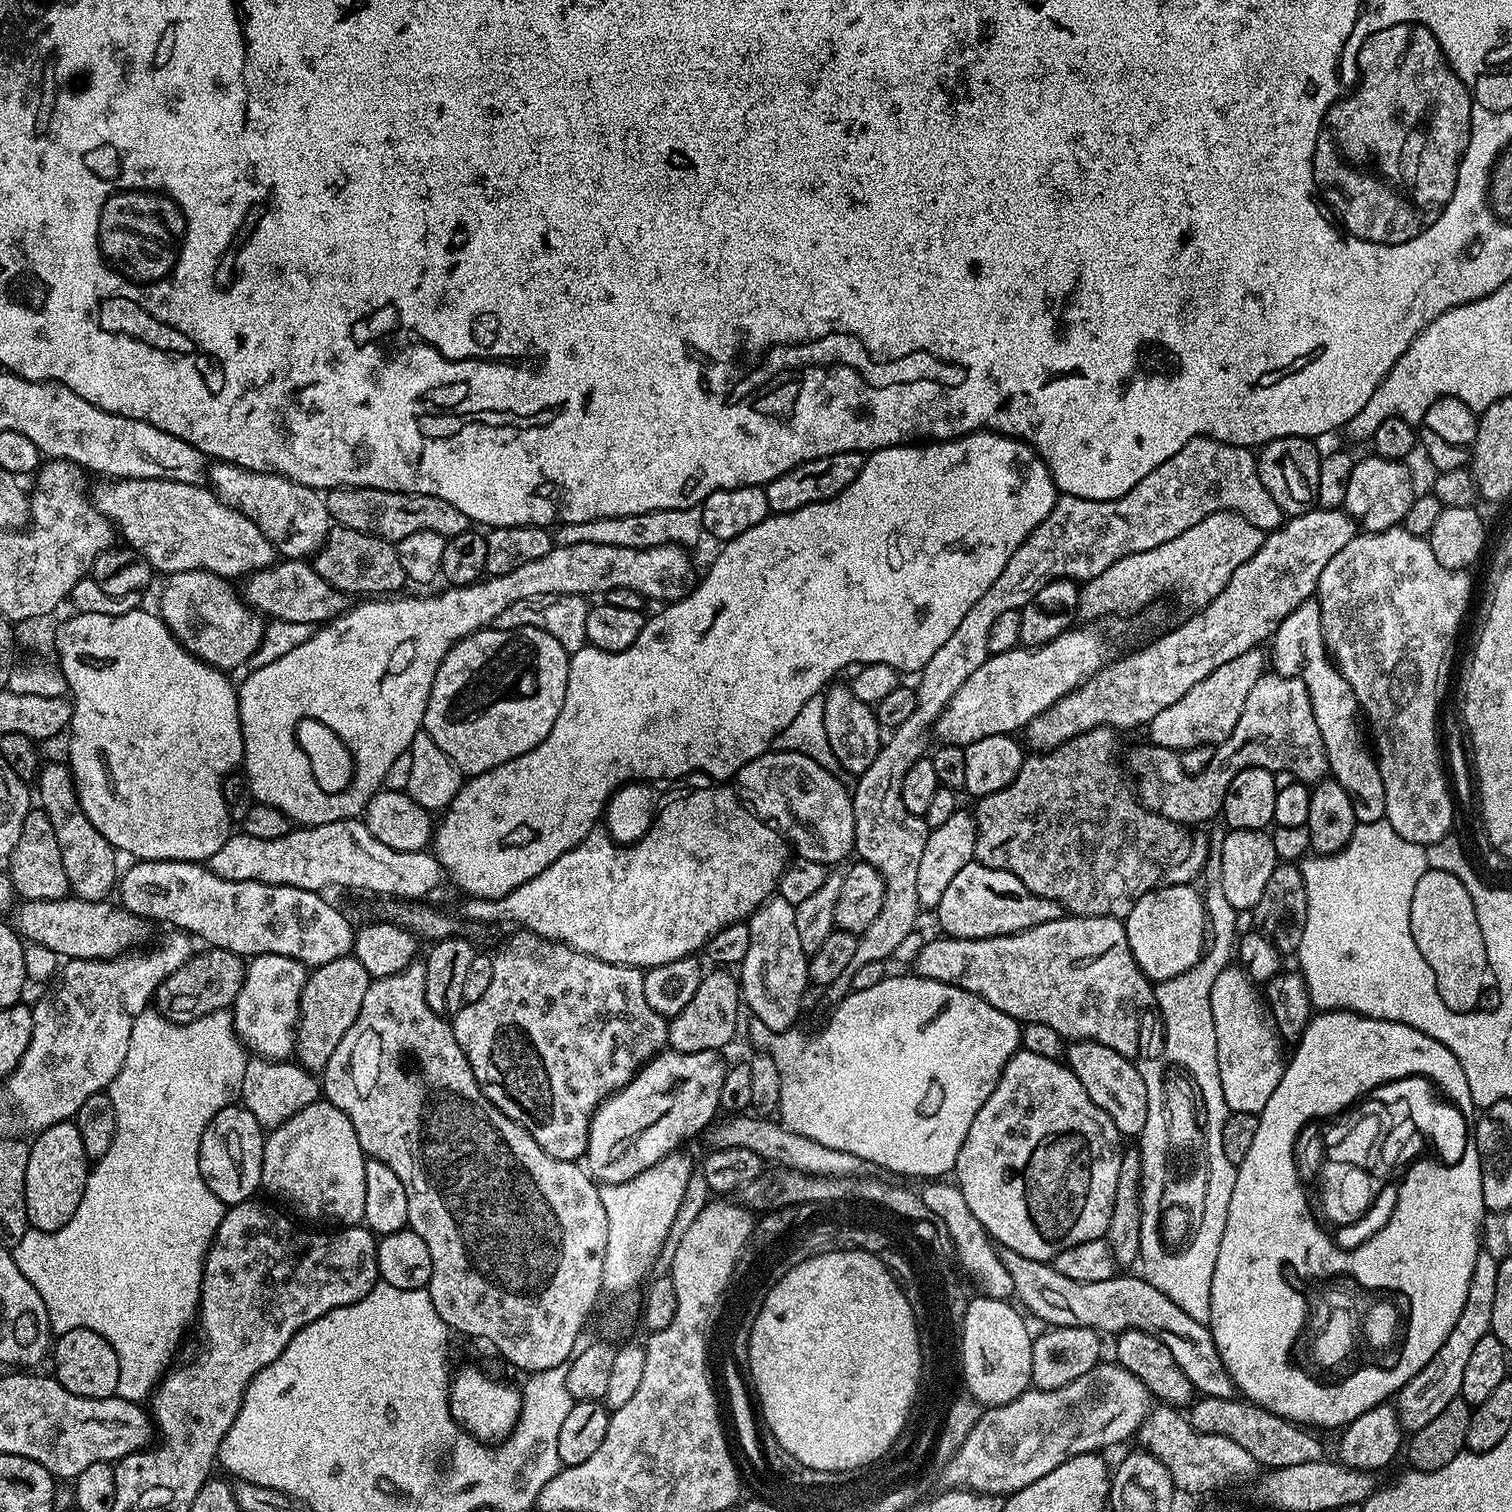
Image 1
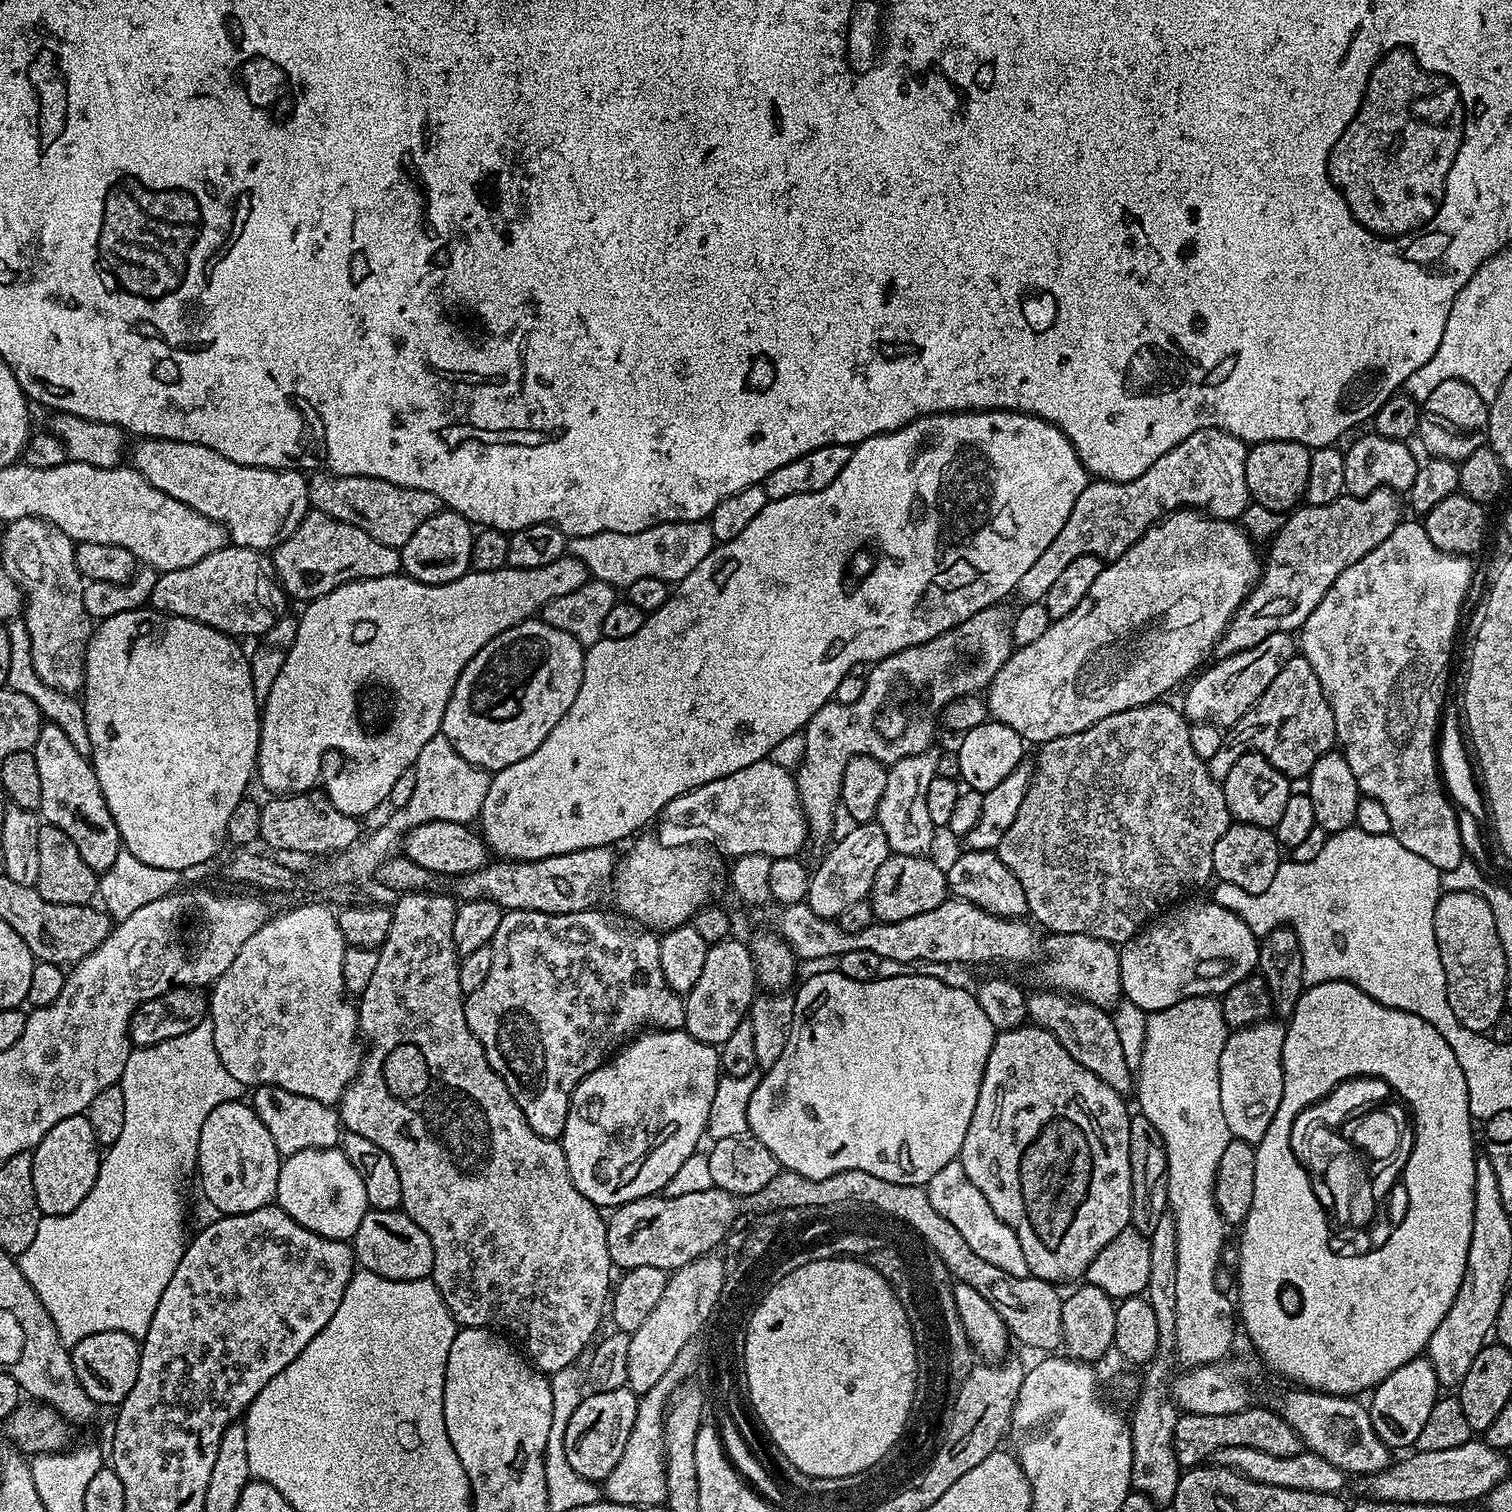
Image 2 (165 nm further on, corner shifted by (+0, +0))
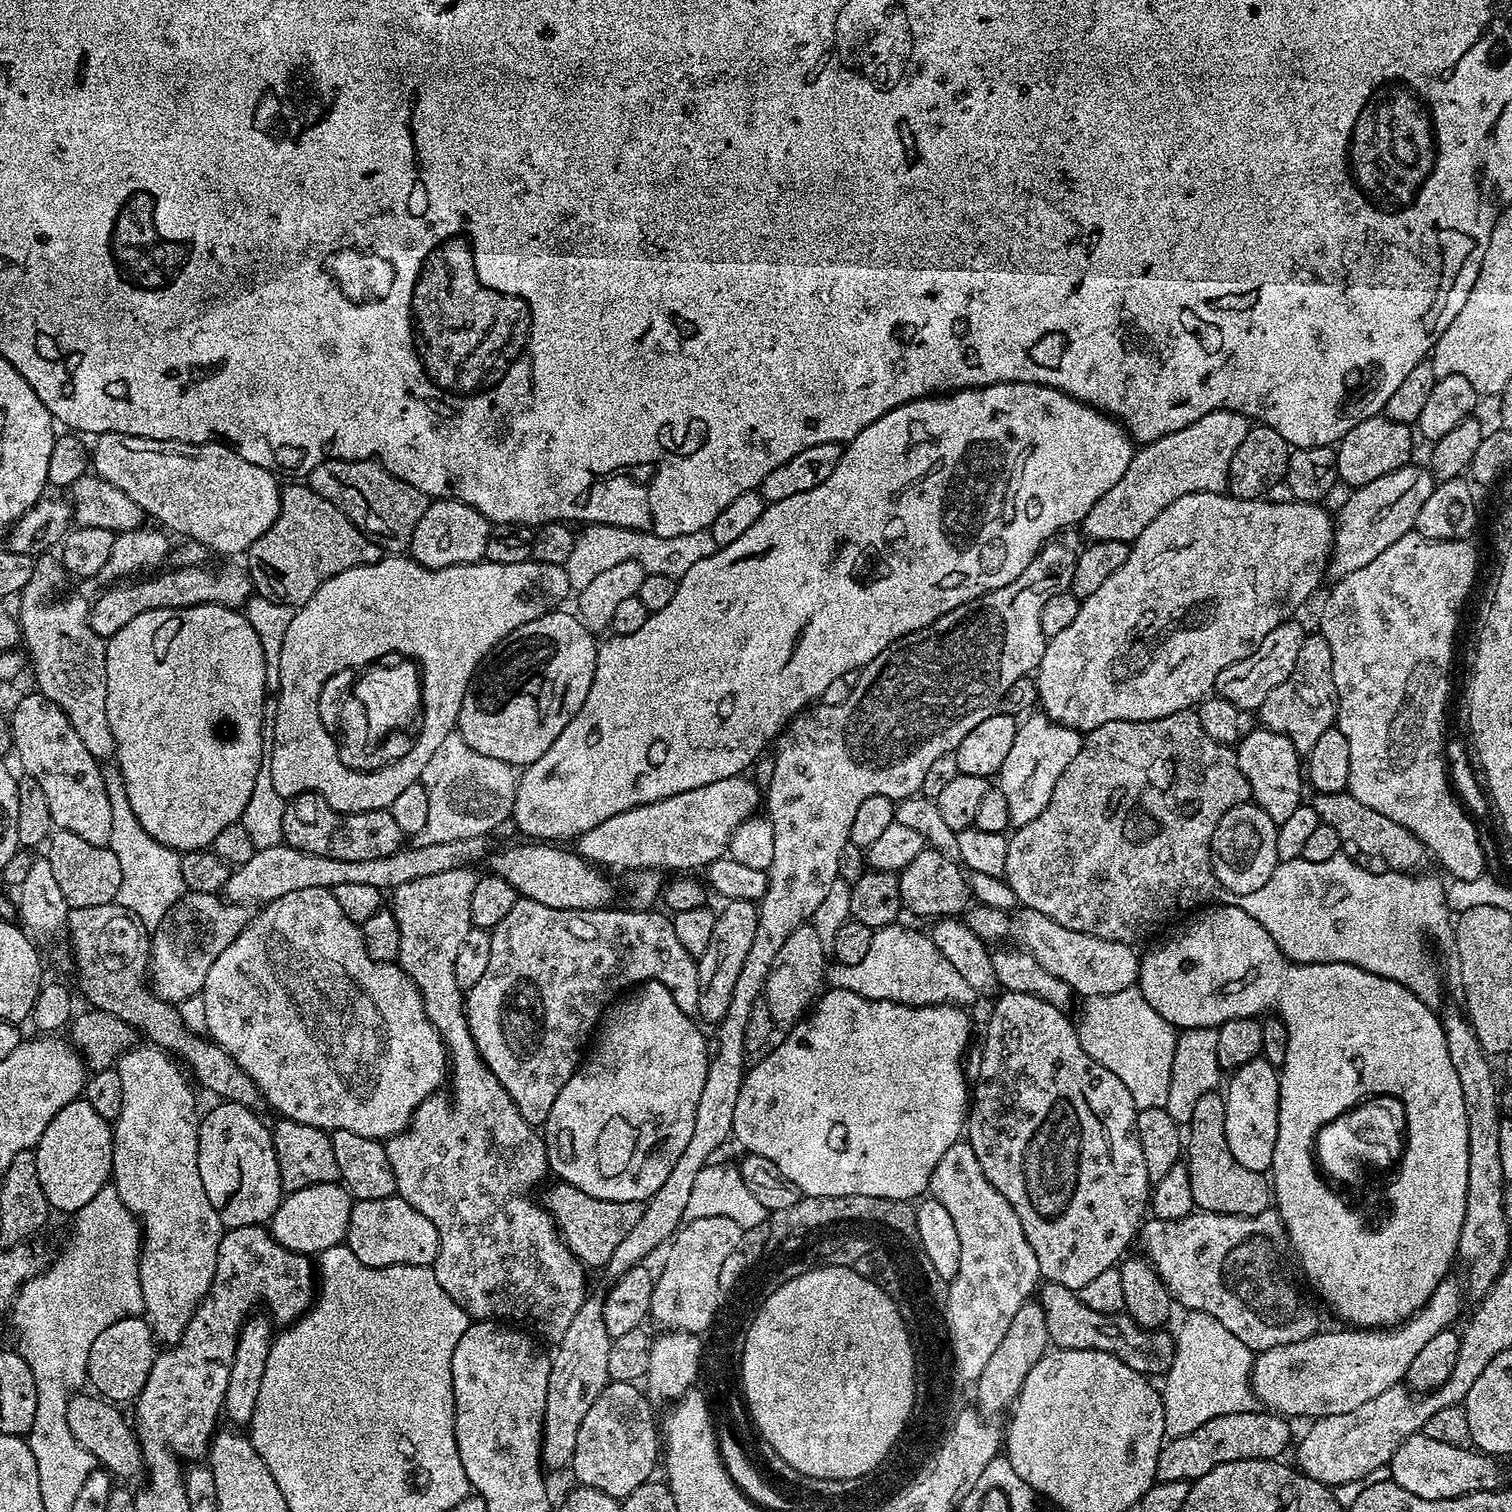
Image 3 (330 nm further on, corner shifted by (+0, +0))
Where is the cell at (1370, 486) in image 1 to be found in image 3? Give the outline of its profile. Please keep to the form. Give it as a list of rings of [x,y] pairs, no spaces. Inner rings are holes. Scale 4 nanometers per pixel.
[[[1382,414],[1366,418],[1366,422],[1358,422],[1354,430],[1350,430],[1338,442],[1336,461],[1338,477],[1348,483],[1349,489],[1361,488],[1366,482],[1374,482],[1374,478],[1382,478],[1382,474],[1390,474],[1412,459],[1412,432],[1407,424],[1399,424],[1388,420]]]

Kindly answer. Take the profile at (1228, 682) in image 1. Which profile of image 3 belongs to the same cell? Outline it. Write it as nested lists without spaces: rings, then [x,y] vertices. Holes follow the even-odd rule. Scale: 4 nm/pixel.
[[[1289,618],[1283,624],[1279,624],[1262,642],[1257,644],[1246,658],[1226,666],[1222,674],[1218,674],[1215,695],[1221,696],[1226,702],[1241,710],[1259,709],[1260,704],[1274,690],[1274,686],[1282,686],[1290,678],[1294,666],[1298,662],[1298,650],[1302,650],[1302,642],[1306,635],[1306,629],[1300,624],[1295,624],[1295,619]]]

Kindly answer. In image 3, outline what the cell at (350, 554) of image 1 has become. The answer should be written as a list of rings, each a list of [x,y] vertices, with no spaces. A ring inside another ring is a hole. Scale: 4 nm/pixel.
[[[285,483],[280,489],[278,518],[258,542],[248,547],[246,567],[255,595],[270,602],[299,606],[314,598],[318,586],[346,570],[370,566],[382,559],[382,549],[338,506],[326,502],[307,483]]]

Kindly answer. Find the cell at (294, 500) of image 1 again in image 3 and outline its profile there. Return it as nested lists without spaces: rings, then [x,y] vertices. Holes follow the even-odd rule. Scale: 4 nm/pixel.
[[[101,432],[95,437],[96,445],[90,448],[90,468],[110,486],[118,486],[126,498],[138,502],[147,517],[157,520],[169,533],[177,532],[193,544],[200,544],[209,553],[221,552],[224,558],[236,558],[247,553],[248,547],[278,518],[281,481],[276,481],[273,469],[263,468],[254,462],[246,462],[235,448],[219,442],[214,444],[183,444],[173,440],[151,440],[137,436],[123,436],[113,432]]]

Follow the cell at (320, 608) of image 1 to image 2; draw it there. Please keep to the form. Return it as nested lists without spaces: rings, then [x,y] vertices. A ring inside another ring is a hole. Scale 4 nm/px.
[[[225,546],[206,554],[194,566],[160,573],[150,601],[158,612],[202,622],[233,638],[263,637],[285,615],[284,587],[276,579],[271,555],[259,548]]]

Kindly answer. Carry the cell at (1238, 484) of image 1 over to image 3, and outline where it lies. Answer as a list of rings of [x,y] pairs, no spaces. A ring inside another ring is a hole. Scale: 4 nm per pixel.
[[[1223,408],[1198,418],[1198,422],[1190,422],[1190,426],[1174,434],[1143,445],[1133,455],[1130,466],[1126,466],[1126,474],[1090,506],[1090,514],[1082,522],[1083,535],[1089,541],[1131,542],[1170,502],[1195,492],[1227,493],[1230,462],[1234,462],[1234,453],[1242,446],[1249,427],[1247,416]]]

